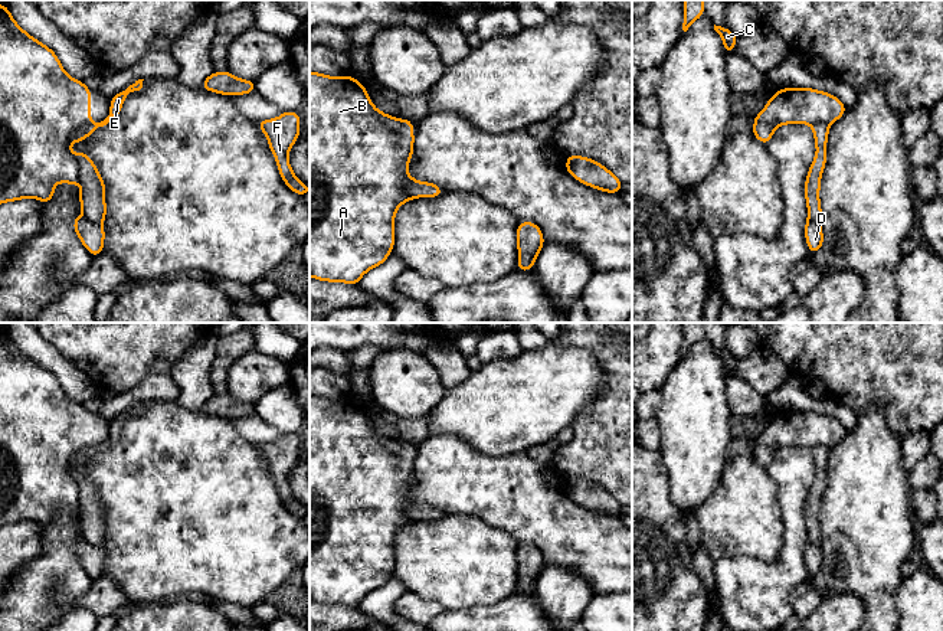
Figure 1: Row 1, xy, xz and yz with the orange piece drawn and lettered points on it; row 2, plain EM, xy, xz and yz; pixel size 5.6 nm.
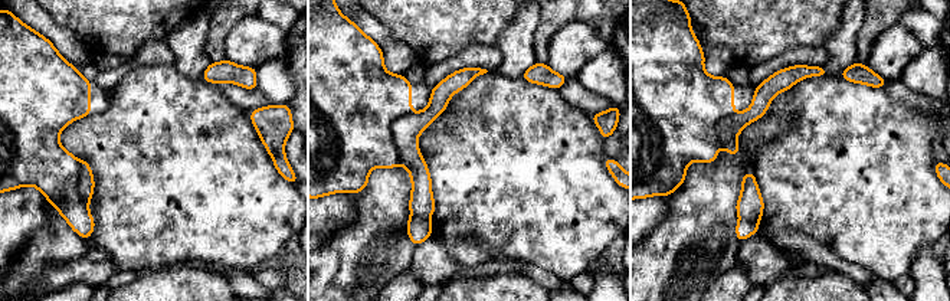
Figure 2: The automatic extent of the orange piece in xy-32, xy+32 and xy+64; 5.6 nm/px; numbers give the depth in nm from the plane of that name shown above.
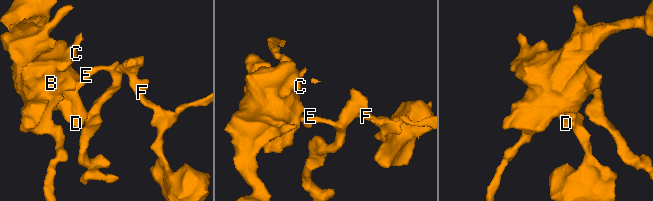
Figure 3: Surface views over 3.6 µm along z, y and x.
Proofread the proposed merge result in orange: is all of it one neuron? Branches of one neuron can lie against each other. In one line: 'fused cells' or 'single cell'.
fused cells

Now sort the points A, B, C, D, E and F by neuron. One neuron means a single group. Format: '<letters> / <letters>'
A B C D / E F

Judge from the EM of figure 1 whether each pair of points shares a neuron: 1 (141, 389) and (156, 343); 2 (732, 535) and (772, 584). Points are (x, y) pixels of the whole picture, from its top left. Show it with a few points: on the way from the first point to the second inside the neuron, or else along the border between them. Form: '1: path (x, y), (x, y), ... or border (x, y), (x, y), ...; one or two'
1: border (169, 373), (147, 373), (136, 385), (117, 394); two
2: border (782, 545), (769, 562), (747, 556), (717, 559); two

